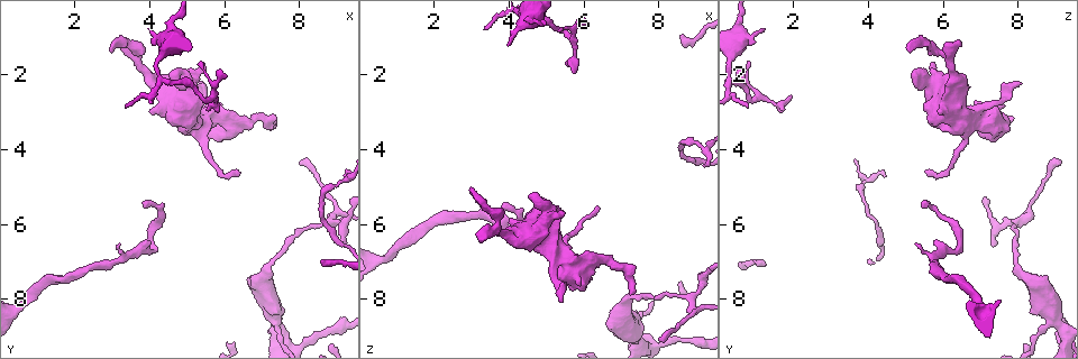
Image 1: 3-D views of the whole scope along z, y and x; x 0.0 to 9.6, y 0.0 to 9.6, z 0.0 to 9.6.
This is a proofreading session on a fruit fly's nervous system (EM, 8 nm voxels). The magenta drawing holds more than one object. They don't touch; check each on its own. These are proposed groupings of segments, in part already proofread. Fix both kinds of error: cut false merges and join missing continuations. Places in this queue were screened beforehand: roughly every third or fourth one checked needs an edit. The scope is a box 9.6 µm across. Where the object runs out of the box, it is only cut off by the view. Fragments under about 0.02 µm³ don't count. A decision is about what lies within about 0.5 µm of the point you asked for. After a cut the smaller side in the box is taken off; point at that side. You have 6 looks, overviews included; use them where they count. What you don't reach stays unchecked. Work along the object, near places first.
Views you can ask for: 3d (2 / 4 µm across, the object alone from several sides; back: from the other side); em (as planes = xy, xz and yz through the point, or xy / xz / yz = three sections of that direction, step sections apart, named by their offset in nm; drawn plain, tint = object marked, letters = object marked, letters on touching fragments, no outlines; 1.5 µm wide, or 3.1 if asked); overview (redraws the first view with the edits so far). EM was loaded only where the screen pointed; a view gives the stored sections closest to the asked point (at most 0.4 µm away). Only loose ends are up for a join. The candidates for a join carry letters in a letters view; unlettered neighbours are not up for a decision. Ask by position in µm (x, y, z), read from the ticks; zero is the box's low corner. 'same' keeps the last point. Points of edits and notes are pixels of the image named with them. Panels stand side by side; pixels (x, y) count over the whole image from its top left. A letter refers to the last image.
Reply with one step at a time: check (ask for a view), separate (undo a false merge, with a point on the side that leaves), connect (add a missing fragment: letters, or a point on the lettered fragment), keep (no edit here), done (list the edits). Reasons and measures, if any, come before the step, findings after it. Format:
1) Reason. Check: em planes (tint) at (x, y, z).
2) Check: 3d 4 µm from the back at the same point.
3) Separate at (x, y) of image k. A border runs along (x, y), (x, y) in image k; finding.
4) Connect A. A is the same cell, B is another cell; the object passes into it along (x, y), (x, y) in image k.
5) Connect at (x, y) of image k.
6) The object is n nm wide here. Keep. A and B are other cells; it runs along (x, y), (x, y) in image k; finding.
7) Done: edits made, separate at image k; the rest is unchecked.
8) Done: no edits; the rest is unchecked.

Sharp bend. Check: em xy step 4 (tint) at (5.55, 2.65, 0.95).

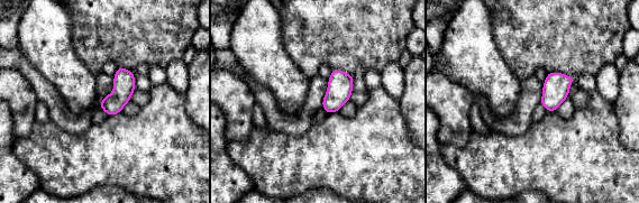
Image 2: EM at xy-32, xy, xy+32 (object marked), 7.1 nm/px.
Check: em planes (letters) at the same point.

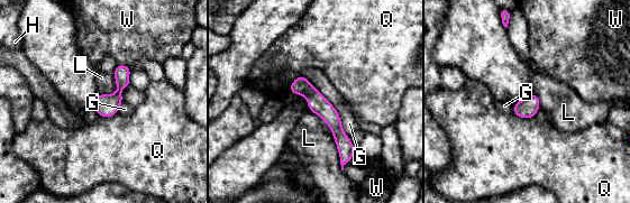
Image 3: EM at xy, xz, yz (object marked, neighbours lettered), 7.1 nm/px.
Keep. G, H, L, Q and W are other cells; all the same neuron.

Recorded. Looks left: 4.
Branch stops here. Check: em xy step 8 (plain) at (7.30, 3.10, 7.95).

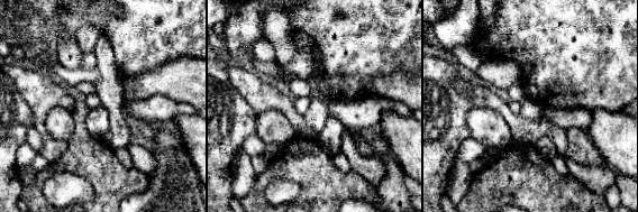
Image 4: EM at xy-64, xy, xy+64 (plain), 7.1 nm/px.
Check: em xy step 8 (letters) at the same point.

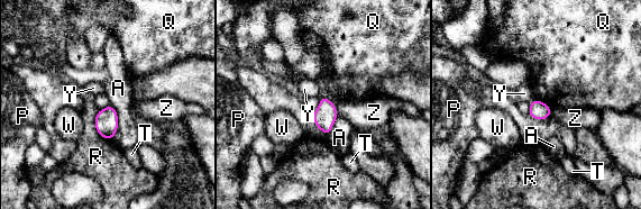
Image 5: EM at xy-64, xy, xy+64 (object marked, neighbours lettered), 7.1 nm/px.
The object is 130 nm wide here. Keep. A, P, Q, R, T, W, Y and Z are other cells; a border runs along (536, 98), (546, 102), (551, 108) in image 5; none of them fits.

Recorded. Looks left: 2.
Done: no edits; the rest is unchecked.

